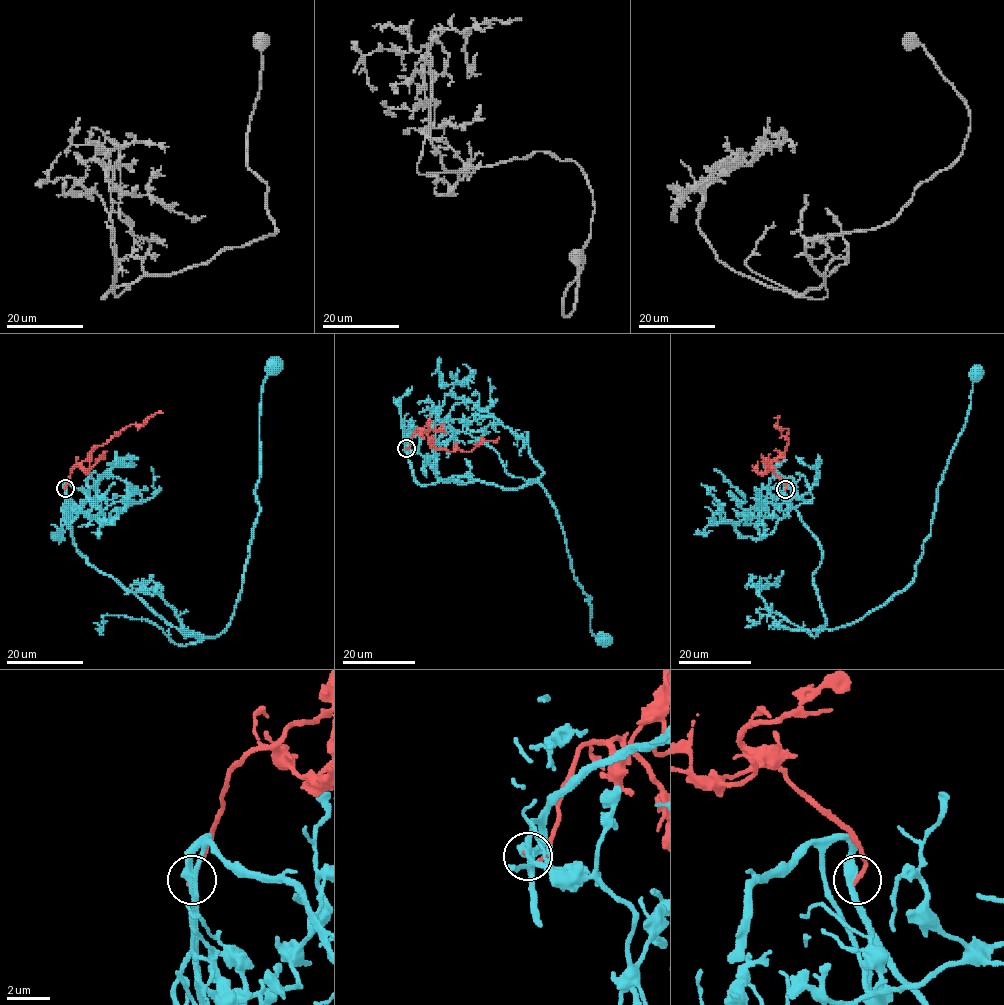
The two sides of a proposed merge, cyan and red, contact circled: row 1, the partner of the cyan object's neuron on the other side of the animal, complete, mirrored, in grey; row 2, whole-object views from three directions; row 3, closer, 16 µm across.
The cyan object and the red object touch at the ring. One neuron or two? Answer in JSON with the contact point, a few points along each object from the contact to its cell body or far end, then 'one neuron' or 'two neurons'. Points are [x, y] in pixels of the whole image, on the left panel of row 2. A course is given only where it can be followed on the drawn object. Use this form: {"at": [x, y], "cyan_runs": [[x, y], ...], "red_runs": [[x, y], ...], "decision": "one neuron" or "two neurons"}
{"at": [65, 488], "cyan_runs": [[65, 488], [72, 539], [86, 560], [182, 632], [222, 633], [238, 599], [259, 509], [259, 405], [271, 368]], "red_runs": [[65, 488], [71, 470], [90, 457], [98, 446], [131, 425], [144, 425], [156, 413], [162, 413]], "decision": "two neurons"}

